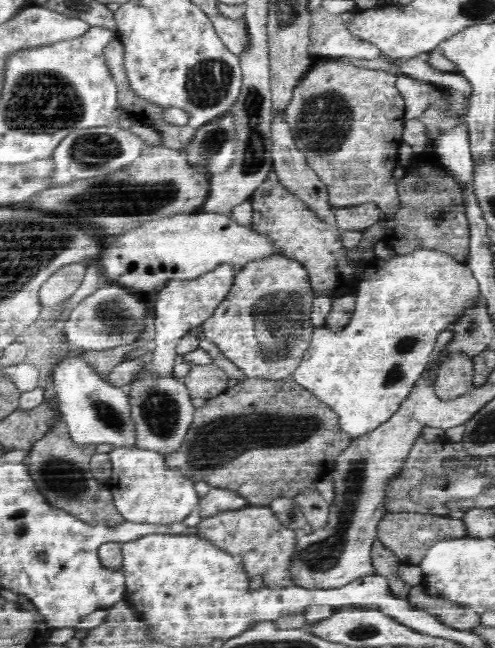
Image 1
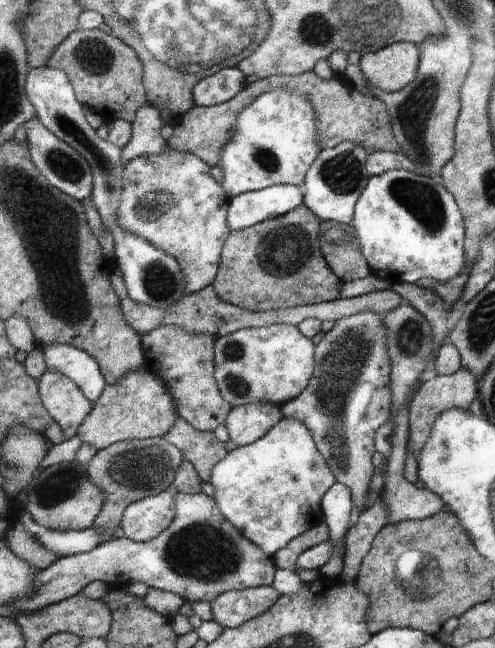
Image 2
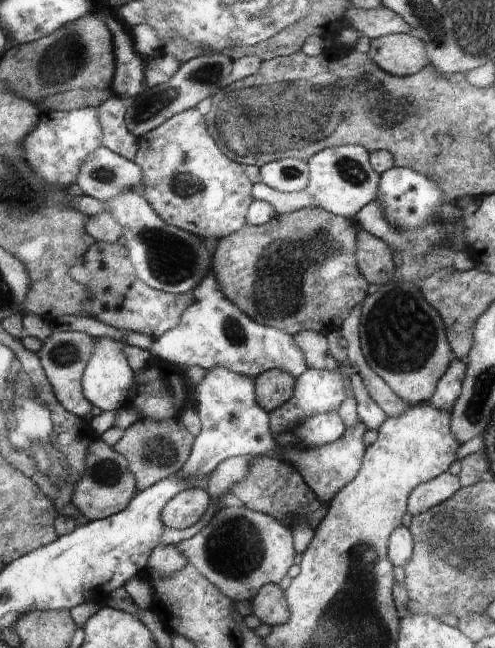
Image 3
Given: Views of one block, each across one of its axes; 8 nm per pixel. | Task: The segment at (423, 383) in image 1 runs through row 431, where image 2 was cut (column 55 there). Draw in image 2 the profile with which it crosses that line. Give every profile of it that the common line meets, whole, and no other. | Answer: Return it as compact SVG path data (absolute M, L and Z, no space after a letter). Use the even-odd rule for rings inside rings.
M46 368L38 383L44 408L47 408L52 420L62 428L64 436L70 439L78 434L94 404L68 376L56 370Z

